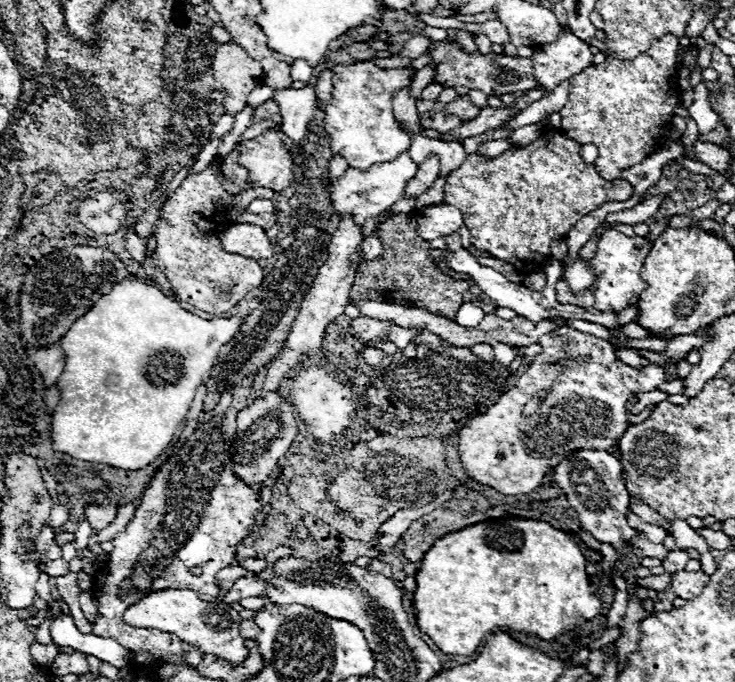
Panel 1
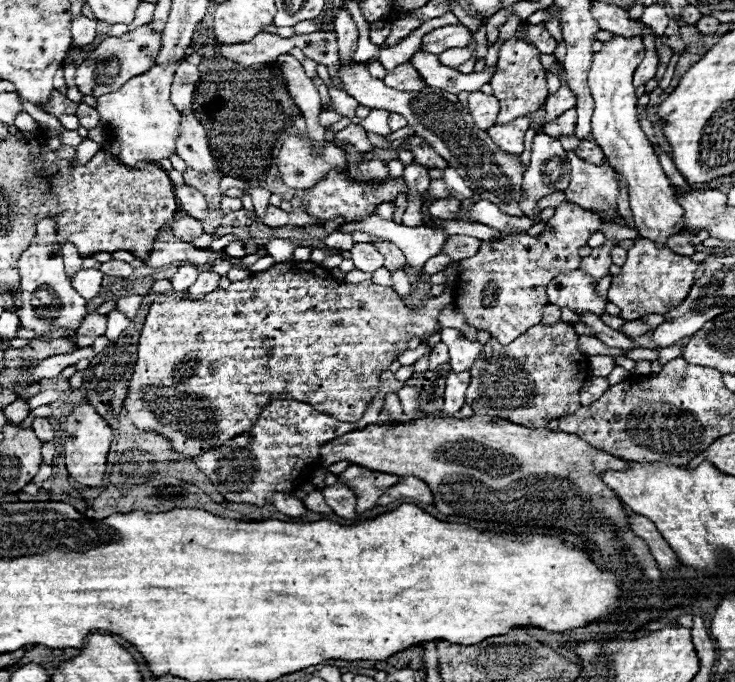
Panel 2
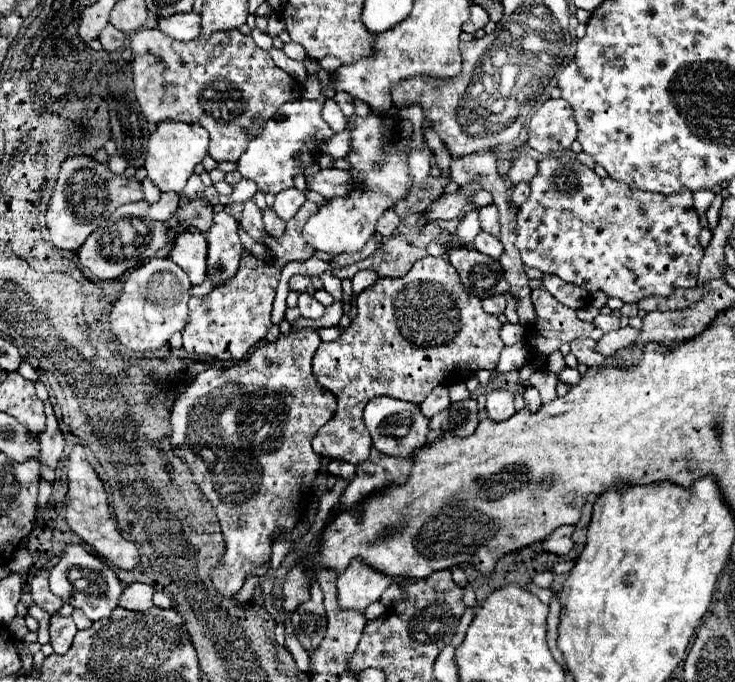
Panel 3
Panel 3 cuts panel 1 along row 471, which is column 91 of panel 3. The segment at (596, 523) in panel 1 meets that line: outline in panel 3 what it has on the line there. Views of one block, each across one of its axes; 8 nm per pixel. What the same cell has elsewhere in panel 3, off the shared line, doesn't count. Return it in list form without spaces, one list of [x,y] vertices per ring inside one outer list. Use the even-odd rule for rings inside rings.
[[[66,544],[64,552],[60,554],[60,562],[50,570],[50,590],[64,598],[66,604],[80,608],[92,622],[108,618],[118,606],[118,598],[122,594],[122,586],[114,570],[94,554],[86,552],[82,544]]]

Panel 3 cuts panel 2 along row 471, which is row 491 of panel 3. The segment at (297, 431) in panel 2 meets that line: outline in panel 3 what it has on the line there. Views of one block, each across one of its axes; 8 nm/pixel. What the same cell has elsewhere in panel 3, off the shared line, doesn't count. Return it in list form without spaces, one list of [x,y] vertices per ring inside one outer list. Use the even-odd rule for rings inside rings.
[[[296,330],[288,336],[280,336],[276,342],[256,348],[242,364],[204,370],[172,406],[172,452],[188,464],[194,482],[214,506],[224,534],[226,552],[218,570],[212,572],[212,582],[224,596],[236,594],[246,574],[270,560],[274,536],[294,530],[308,504],[306,490],[314,490],[322,456],[314,454],[312,438],[336,410],[334,394],[316,384],[312,374],[312,358],[318,344],[320,336],[316,330]]]

